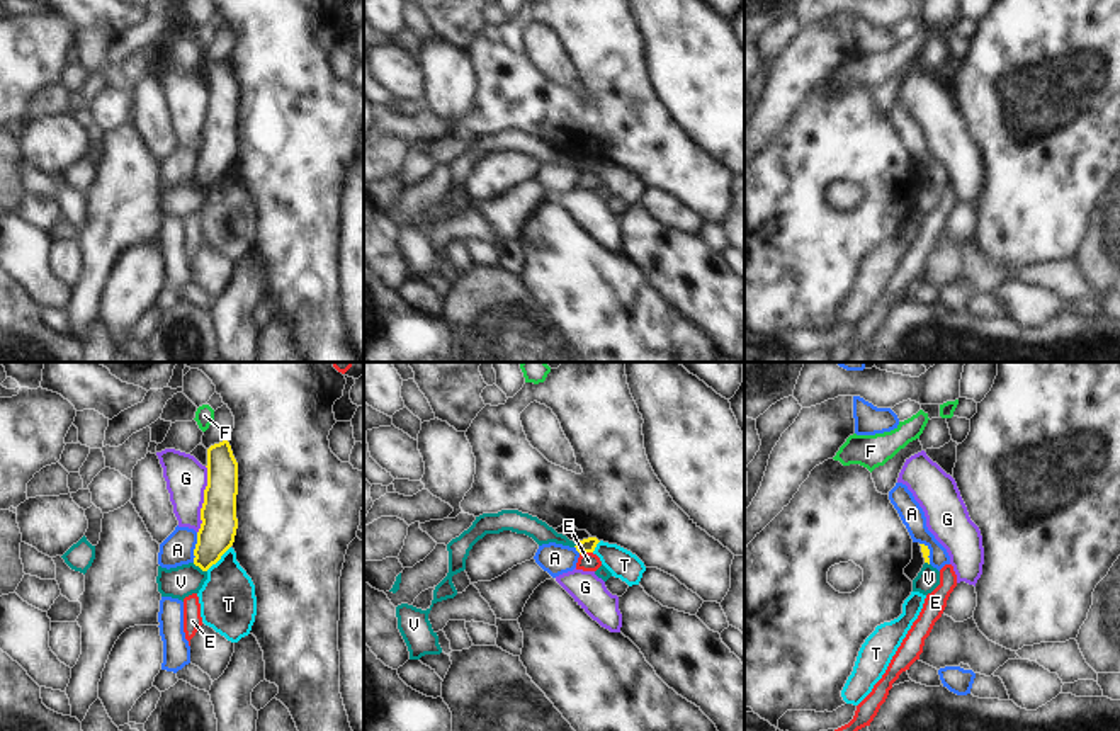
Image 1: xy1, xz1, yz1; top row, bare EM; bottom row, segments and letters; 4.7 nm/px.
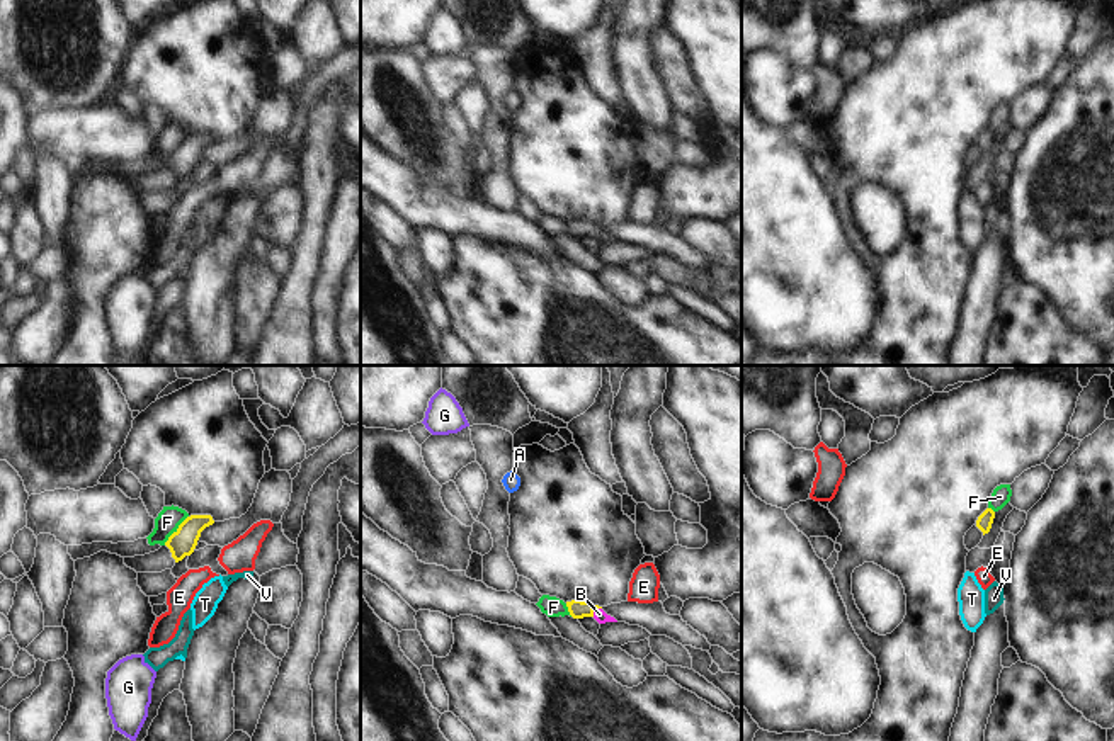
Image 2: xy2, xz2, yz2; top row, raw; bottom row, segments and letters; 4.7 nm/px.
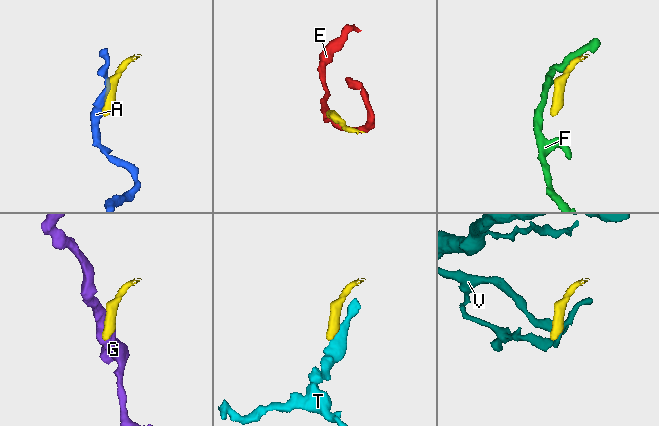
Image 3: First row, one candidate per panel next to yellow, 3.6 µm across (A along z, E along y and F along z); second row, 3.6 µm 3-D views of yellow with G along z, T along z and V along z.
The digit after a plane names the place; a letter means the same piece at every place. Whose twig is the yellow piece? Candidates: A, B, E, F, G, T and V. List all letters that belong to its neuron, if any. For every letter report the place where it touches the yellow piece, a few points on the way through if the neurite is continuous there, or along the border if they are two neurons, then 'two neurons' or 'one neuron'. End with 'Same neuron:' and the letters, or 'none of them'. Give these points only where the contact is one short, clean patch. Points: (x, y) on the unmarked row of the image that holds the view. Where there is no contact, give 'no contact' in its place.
A: meets yellow in xy1 at (196, 167); border along xy1 (197, 152), (192, 181); two neurons
B: meets yellow in xz2 at (592, 230); runs through xz2 (577, 228), (592, 230), (599, 233); one neuron
E: meets yellow in xz1 at (585, 172); border along xz1 (592, 170), (580, 174); two neurons
F: meets yellow in xy2 at (177, 150); border along xy2 (187, 135), (164, 164); two neurons
G: meets yellow in xy1 at (204, 119); border along xy1 (206, 85), (204, 121), (197, 152); two neurons
T: meets yellow in xy1 at (218, 179); border along xy1 (230, 165), (206, 189); two neurons
V: meets yellow in xy1 at (199, 186); border along xy1 (192, 182), (206, 191); two neurons
Same neuron: B

